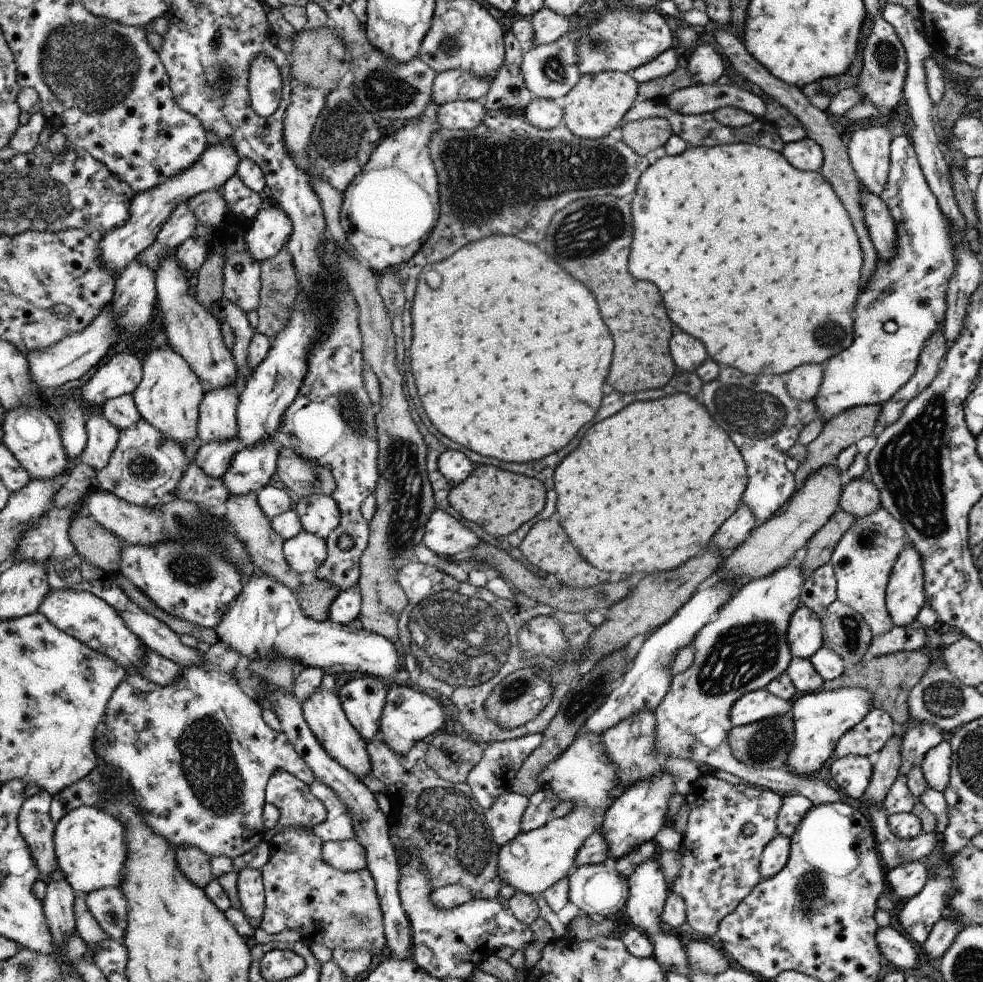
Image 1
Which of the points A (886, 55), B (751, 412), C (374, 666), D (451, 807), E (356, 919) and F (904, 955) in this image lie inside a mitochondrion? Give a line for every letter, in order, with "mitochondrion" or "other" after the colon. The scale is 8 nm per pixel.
A: mitochondrion
B: mitochondrion
C: other
D: mitochondrion
E: mitochondrion
F: other

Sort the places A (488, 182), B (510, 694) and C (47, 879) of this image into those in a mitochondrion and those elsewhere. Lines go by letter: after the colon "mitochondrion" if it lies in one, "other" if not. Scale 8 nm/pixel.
A: mitochondrion
B: mitochondrion
C: other

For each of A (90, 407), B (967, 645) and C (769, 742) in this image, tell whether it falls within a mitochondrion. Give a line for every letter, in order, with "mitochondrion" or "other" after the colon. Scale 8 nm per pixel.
A: other
B: other
C: mitochondrion

